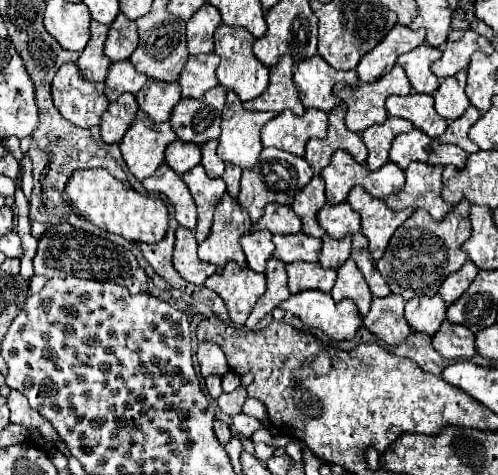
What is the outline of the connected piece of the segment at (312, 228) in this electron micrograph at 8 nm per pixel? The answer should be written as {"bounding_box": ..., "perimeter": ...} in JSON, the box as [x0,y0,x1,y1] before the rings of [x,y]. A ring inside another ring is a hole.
{"bounding_box":[292,176,326,238],"perimeter":[[[318,176],[312,178],[312,182],[308,186],[304,186],[304,190],[298,192],[298,196],[292,202],[294,212],[300,216],[302,220],[302,232],[314,238],[322,238],[326,232],[322,230],[322,226],[318,224],[316,216],[318,210],[326,204],[326,196],[324,196],[324,182],[320,182]]]}

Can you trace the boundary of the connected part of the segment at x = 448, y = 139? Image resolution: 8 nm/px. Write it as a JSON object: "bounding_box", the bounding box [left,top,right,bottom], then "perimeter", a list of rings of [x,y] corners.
{"bounding_box":[438,106,480,154],"perimeter":[[[470,106],[460,118],[456,118],[456,120],[452,120],[452,122],[448,124],[448,130],[446,130],[438,140],[440,140],[442,144],[456,144],[456,146],[460,146],[462,150],[466,150],[468,154],[478,152],[478,146],[472,144],[470,138],[468,138],[468,130],[470,130],[470,126],[472,126],[478,118],[480,118],[480,112],[478,112],[474,106]]]}

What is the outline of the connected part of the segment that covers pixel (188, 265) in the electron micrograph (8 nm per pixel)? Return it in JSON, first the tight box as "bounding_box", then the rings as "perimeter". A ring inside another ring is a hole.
{"bounding_box":[172,228,220,284],"perimeter":[[[178,228],[176,230],[176,246],[174,246],[174,256],[172,264],[180,272],[180,276],[186,282],[192,284],[202,284],[208,276],[218,274],[220,268],[208,262],[202,262],[196,254],[196,236],[188,228]]]}

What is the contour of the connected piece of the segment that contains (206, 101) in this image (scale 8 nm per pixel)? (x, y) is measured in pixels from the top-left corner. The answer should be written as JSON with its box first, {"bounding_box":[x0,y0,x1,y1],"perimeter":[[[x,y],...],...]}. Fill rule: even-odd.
{"bounding_box":[170,86,226,144],"perimeter":[[[216,86],[204,94],[202,100],[180,100],[170,116],[172,130],[184,142],[204,144],[220,136],[222,112],[226,106],[226,88]]]}

